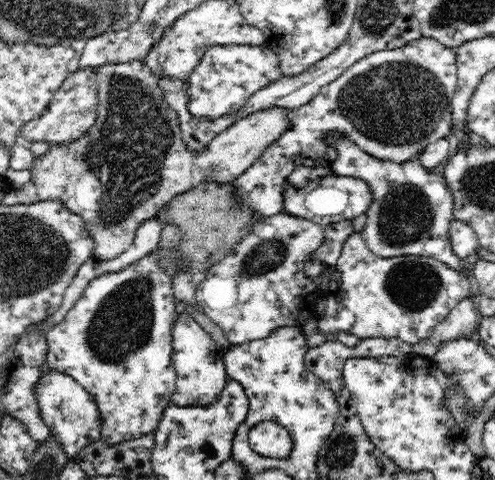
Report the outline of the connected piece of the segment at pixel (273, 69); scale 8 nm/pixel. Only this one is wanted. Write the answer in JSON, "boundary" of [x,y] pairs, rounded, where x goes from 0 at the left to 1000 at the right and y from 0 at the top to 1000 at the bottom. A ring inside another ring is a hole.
{"boundary":[[[535,92],[424,94],[380,160],[376,192],[384,192],[384,233],[400,244],[432,244],[481,231],[521,183],[572,154],[564,129],[564,117]]]}

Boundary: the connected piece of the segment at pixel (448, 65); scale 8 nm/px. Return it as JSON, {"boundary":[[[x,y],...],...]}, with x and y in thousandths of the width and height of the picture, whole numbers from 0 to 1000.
{"boundary":[[[844,79],[808,100],[760,106],[721,125],[675,171],[653,179],[626,215],[584,233],[584,265],[556,292],[556,298],[545,298],[529,315],[505,350],[467,379],[475,392],[475,413],[487,425],[497,425],[491,433],[509,438],[533,456],[572,444],[574,379],[584,363],[604,346],[667,348],[683,325],[679,306],[663,302],[659,294],[667,275],[705,288],[735,317],[768,333],[800,340],[834,333],[867,300],[909,279],[911,213],[921,192],[923,150],[917,104],[875,79]]]}

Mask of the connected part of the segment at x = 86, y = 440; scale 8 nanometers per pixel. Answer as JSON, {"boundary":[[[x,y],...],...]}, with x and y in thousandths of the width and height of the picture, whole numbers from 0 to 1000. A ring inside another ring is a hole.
{"boundary":[[[87,775],[81,792],[71,798],[67,821],[75,827],[79,867],[93,888],[109,919],[125,931],[145,958],[166,933],[202,917],[206,908],[204,871],[196,840],[184,821],[139,779],[115,775]]]}

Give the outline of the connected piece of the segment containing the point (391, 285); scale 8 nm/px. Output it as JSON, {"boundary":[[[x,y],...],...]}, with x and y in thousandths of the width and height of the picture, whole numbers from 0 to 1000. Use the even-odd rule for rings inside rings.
{"boundary":[[[715,481],[699,496],[689,529],[671,556],[663,602],[648,610],[646,621],[659,625],[659,650],[642,660],[642,685],[655,698],[691,690],[723,706],[796,704],[828,721],[844,717],[867,702],[875,685],[895,671],[933,625],[952,619],[954,596],[945,590],[945,573],[861,533],[824,529],[768,538],[743,517],[729,485]]]}

